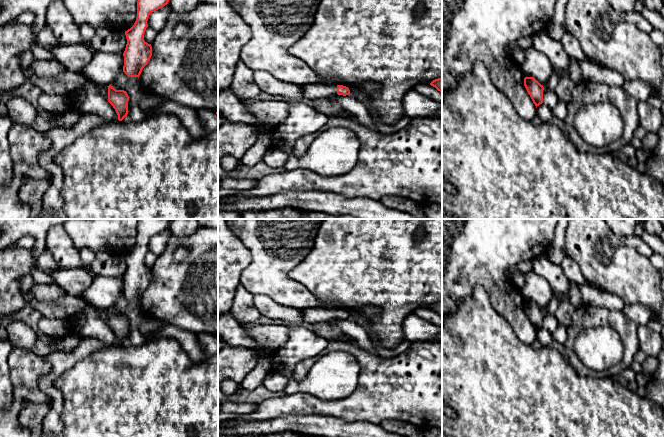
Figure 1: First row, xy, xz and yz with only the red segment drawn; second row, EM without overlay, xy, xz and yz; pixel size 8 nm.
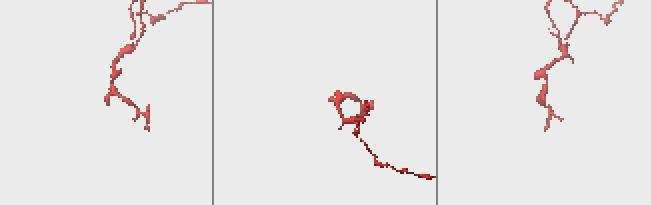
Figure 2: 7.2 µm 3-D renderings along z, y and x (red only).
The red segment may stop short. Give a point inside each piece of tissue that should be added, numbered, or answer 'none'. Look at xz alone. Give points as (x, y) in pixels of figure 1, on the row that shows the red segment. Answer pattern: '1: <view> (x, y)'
1: xz (312, 91)

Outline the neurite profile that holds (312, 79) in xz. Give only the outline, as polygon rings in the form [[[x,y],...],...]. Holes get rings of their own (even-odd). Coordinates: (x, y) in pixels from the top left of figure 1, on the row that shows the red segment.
[[[227,0],[251,28],[252,37],[241,50],[241,60],[252,71],[262,70],[287,84],[304,87],[309,84],[337,85],[339,79],[325,81],[300,58],[289,54],[289,48],[310,29],[320,0]]]

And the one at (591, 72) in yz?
[[[576,61],[581,69],[582,80],[618,87],[622,87],[625,82],[623,75],[615,70],[587,61]]]

